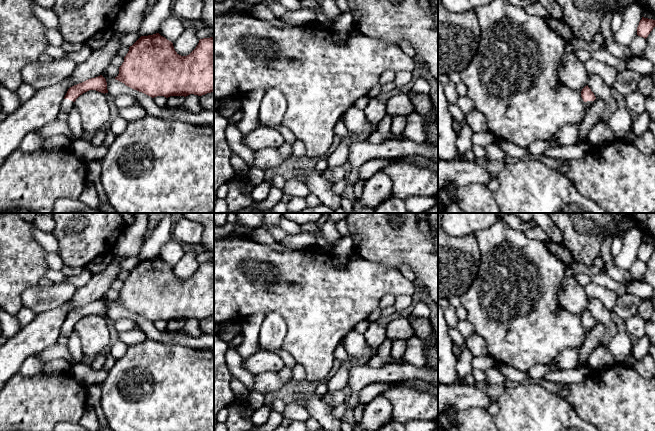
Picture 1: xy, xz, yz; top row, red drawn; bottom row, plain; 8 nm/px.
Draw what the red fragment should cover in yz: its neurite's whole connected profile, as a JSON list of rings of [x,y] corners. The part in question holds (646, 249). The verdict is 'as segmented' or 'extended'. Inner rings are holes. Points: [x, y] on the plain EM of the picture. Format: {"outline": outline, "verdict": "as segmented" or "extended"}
{"outline": [[[642,241],[637,251],[637,259],[646,263],[654,251],[655,244]]], "verdict": "as segmented"}

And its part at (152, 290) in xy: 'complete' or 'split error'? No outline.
complete

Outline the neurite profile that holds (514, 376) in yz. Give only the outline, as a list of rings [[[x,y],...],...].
[[[499,364],[496,367],[505,376],[509,384],[519,384],[530,381],[525,371],[520,371],[505,364]]]

